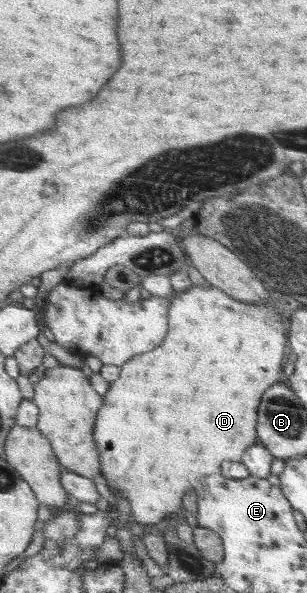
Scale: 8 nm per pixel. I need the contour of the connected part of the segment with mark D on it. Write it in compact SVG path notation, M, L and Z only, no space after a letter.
M192 286L190 290L180 291L178 296L174 296L171 302L170 313L168 317L167 336L159 347L143 355L135 356L130 362L120 367L120 378L112 383L110 391L105 394L106 402L100 409L99 420L96 426L96 442L100 444L103 457L103 475L107 479L112 492L120 492L122 498L128 498L130 504L130 521L135 529L140 533L141 528L146 524L156 524L166 520L168 514L181 510L182 498L190 486L190 468L204 468L210 470L210 473L220 472L222 462L240 461L246 454L247 448L256 444L259 436L256 436L258 420L256 420L256 408L260 404L262 394L268 391L268 388L275 386L278 380L282 380L282 360L284 360L284 350L286 350L286 338L284 338L284 328L280 318L276 316L278 309L272 302L256 302L256 304L246 304L246 302L236 300L223 289L216 286Z

